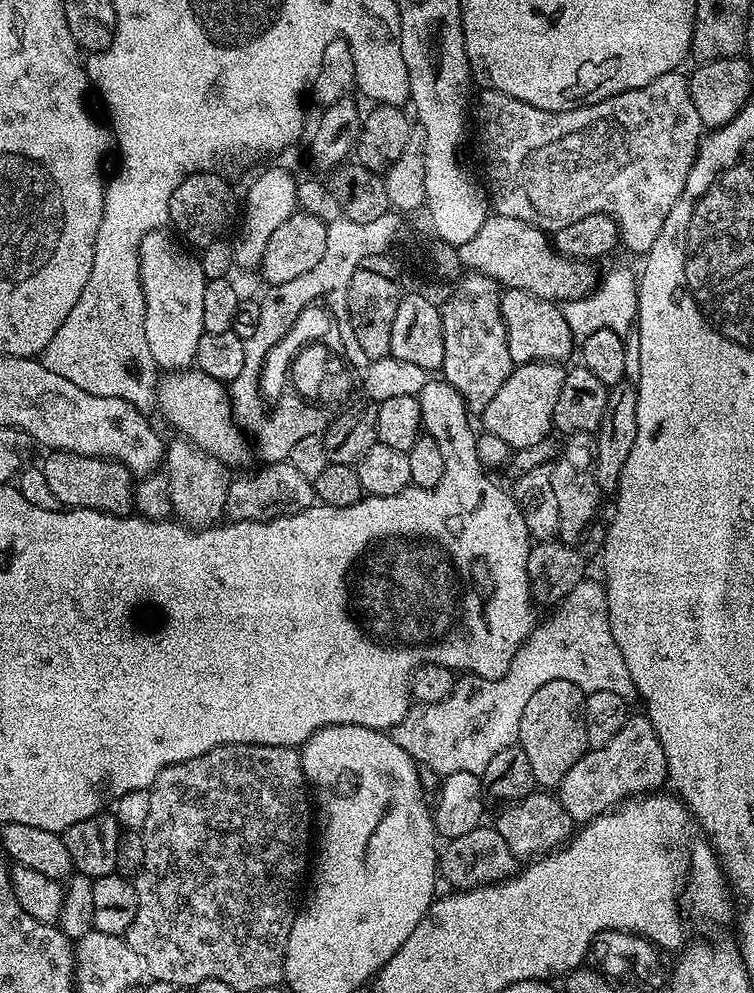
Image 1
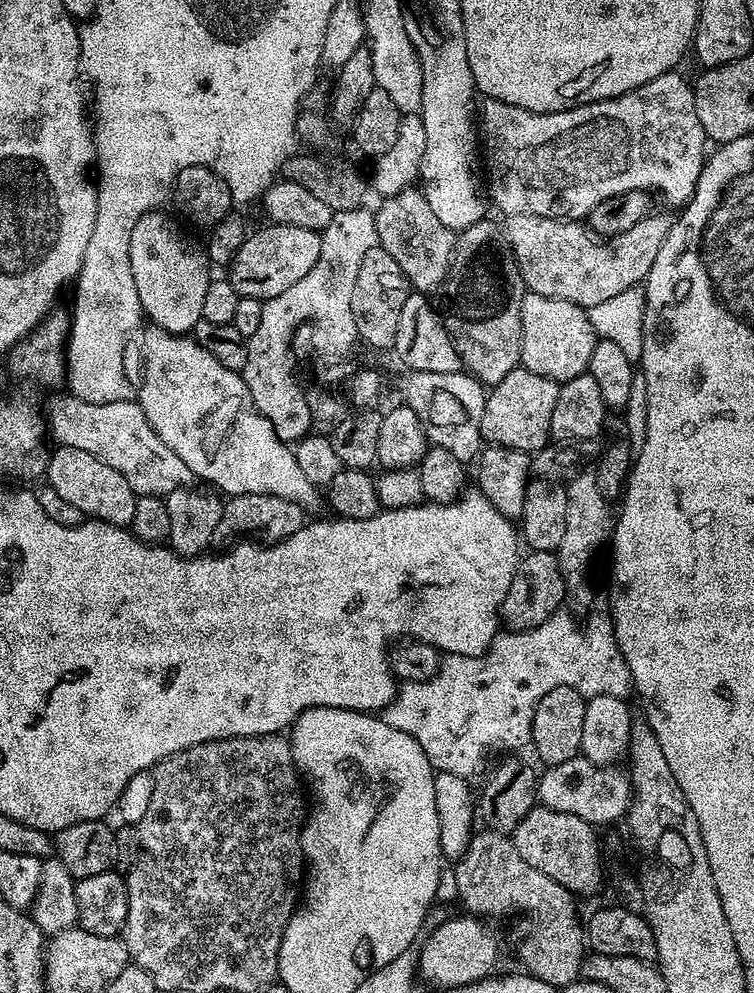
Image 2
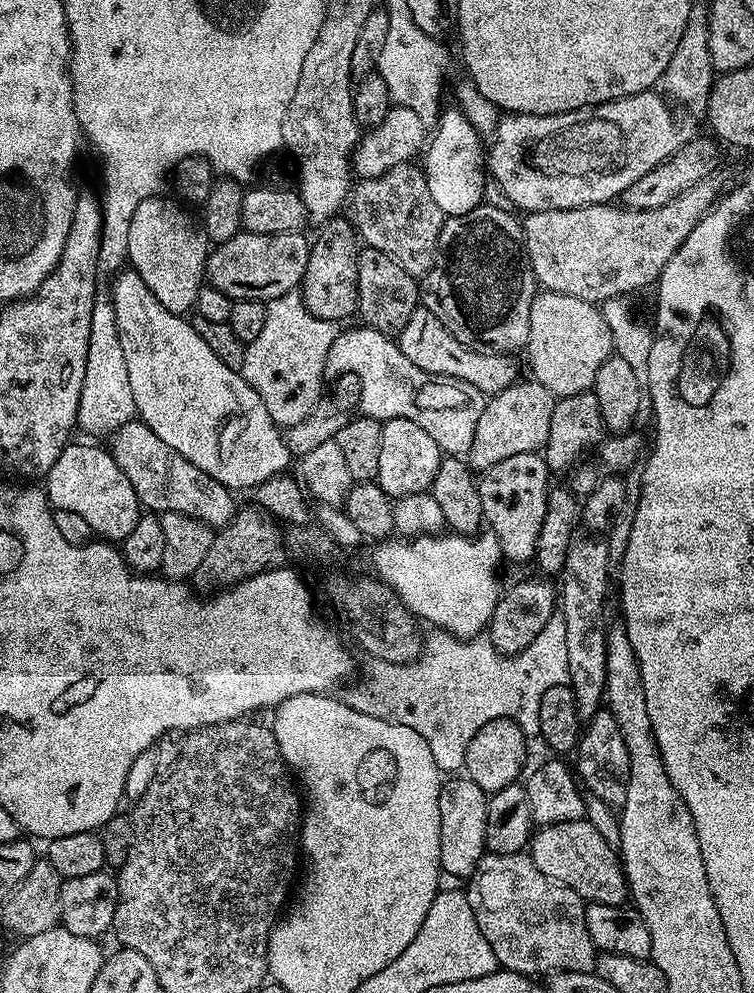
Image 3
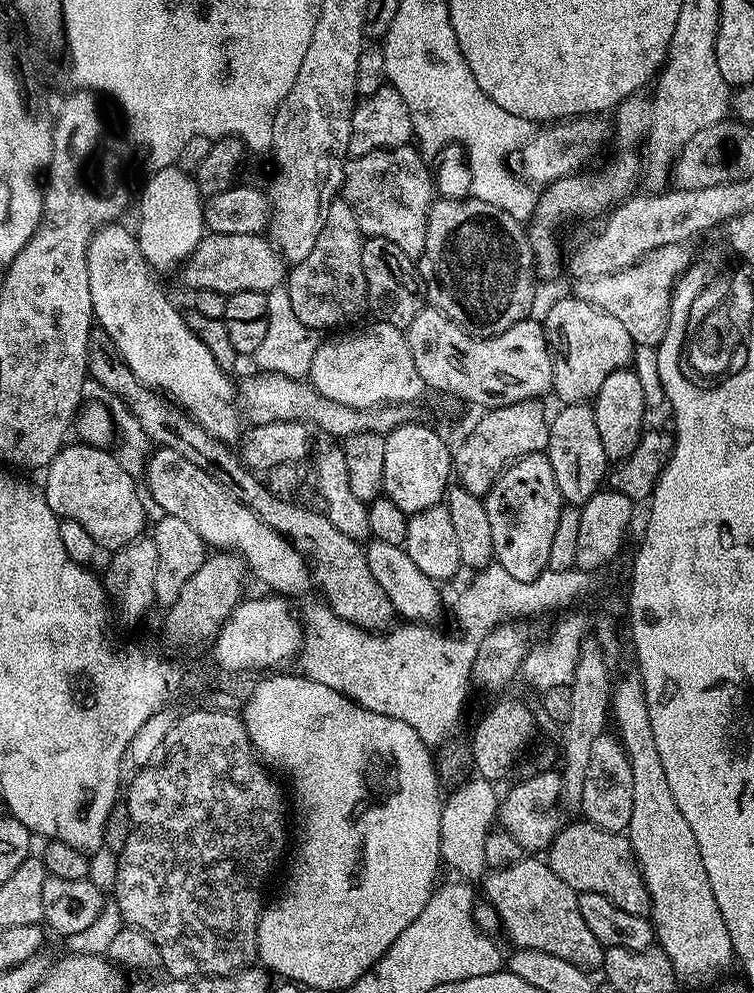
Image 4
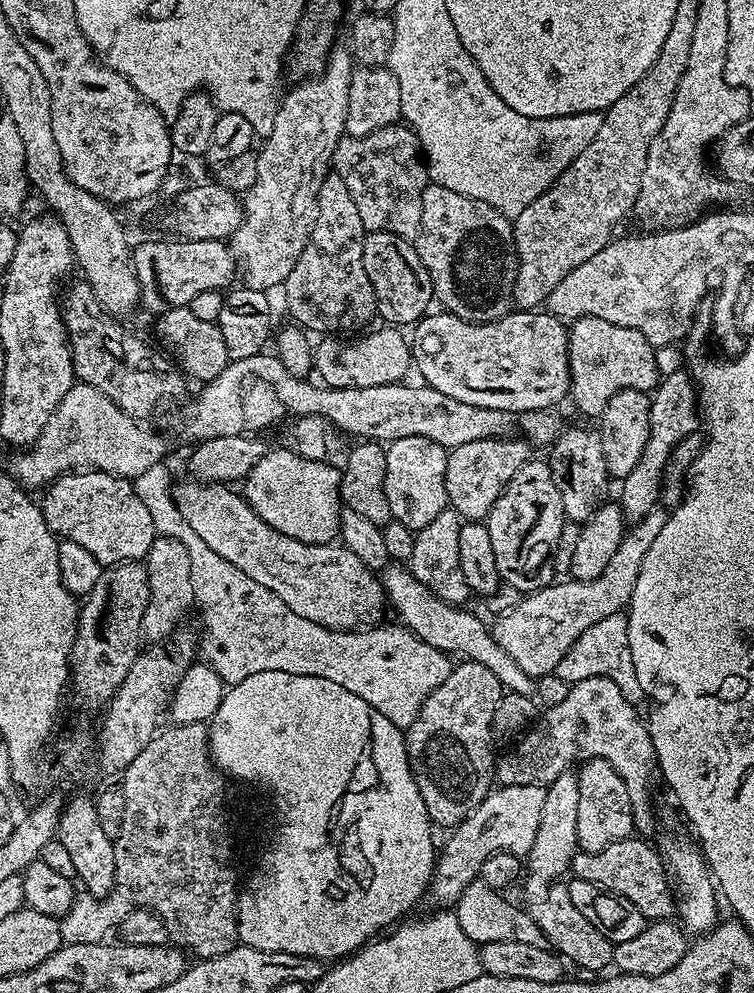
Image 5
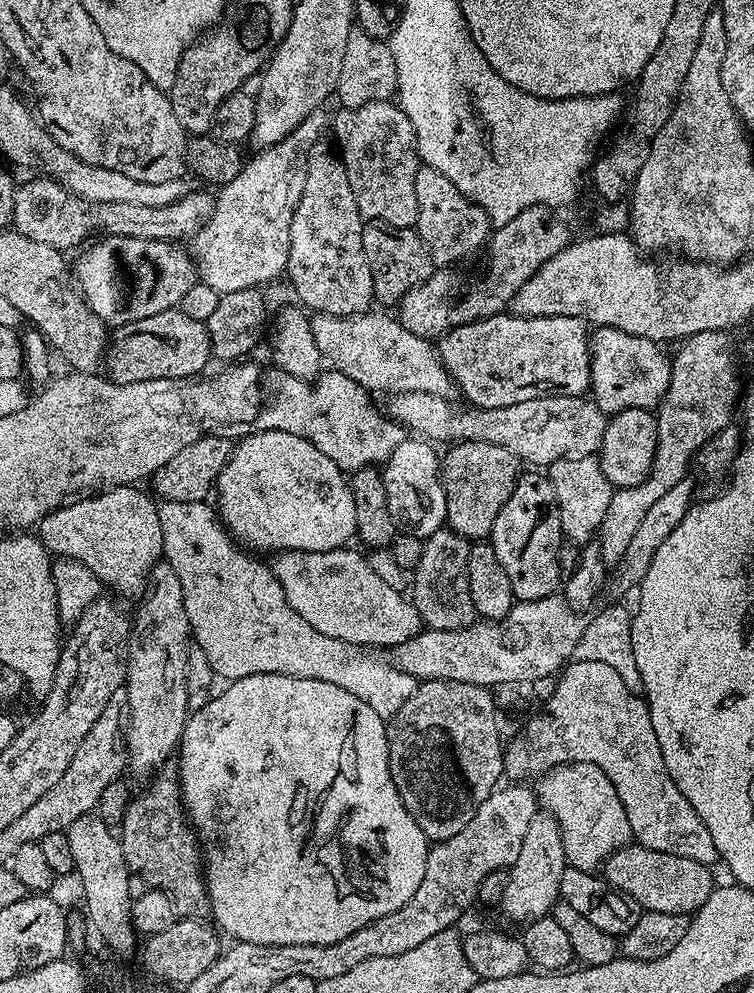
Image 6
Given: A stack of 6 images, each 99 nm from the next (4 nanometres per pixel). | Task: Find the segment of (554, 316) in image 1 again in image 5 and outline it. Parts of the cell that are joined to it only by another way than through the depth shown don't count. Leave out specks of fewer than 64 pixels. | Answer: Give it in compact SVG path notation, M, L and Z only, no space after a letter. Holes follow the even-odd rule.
M593 316L571 321L568 328L568 365L572 367L570 400L576 403L582 415L598 418L606 410L606 402L610 402L618 390L651 393L662 379L655 354L656 349L638 330Z

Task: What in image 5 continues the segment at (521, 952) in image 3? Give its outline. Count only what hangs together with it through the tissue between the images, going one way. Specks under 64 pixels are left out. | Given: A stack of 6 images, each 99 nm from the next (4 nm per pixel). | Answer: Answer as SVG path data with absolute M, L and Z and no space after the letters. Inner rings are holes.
M553 882L543 889L544 897L530 908L534 922L538 924L538 930L542 930L544 939L551 951L559 954L569 965L577 964L585 968L585 973L600 974L604 967L612 964L613 945L579 912L570 899L570 890L567 883Z

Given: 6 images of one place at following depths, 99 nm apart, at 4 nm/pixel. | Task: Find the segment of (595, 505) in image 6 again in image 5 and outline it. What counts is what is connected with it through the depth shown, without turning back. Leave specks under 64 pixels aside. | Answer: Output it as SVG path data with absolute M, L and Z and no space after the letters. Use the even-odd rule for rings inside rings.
M568 428L559 433L550 445L552 453L546 456L554 474L554 486L562 494L562 510L572 522L588 520L596 507L605 499L610 477L606 470L606 458L602 458L602 442L599 431L588 428Z

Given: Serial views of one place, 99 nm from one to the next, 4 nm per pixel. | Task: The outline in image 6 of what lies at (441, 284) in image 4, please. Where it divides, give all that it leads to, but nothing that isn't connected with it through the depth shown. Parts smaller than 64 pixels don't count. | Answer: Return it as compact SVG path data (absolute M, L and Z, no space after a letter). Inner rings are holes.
M427 166L417 168L414 195L418 197L418 218L414 227L432 256L433 265L459 265L459 260L474 255L487 245L490 235L488 215L473 200L466 199L446 174L438 174L438 170Z

